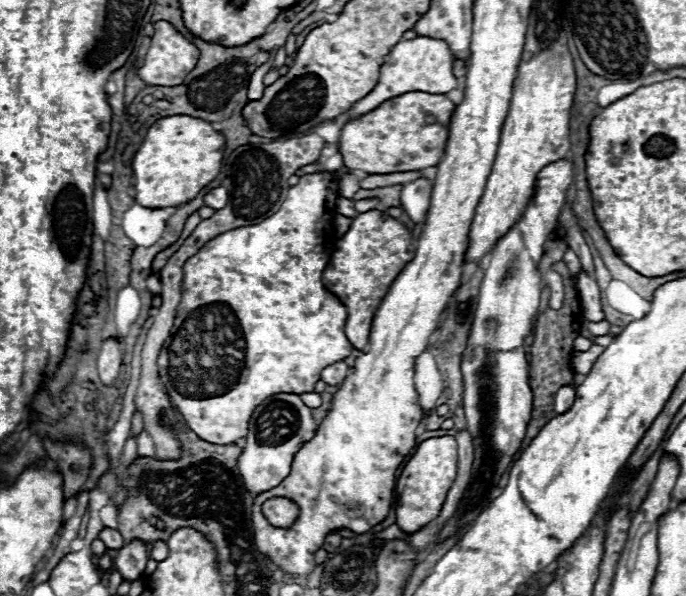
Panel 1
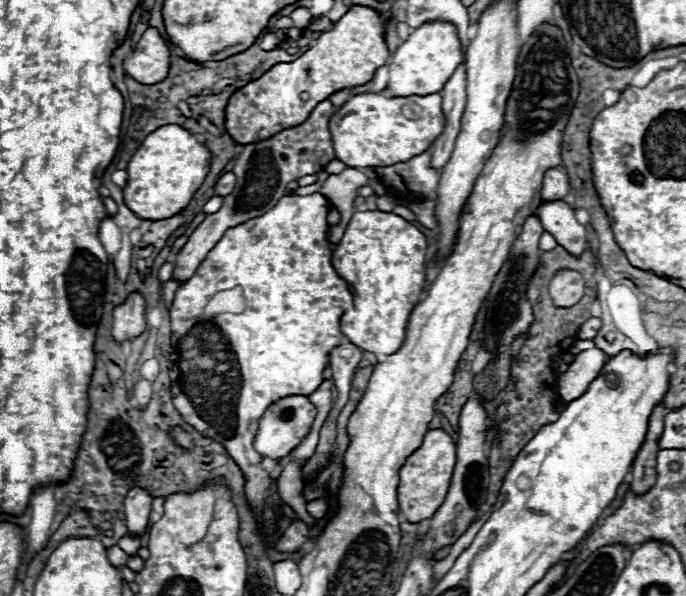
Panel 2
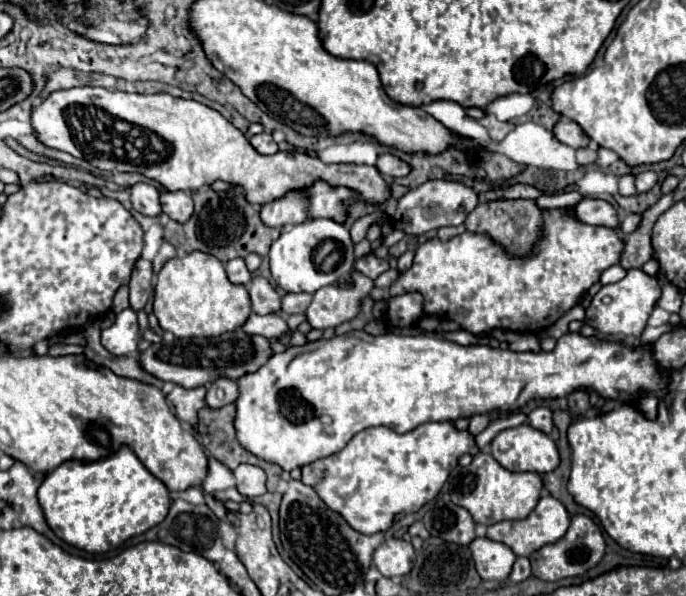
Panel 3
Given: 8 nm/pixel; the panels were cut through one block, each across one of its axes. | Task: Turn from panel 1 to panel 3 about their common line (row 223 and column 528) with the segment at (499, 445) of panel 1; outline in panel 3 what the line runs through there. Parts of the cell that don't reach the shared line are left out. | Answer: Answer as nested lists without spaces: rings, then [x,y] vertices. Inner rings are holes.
[[[544,496],[544,498],[540,498],[538,506],[530,512],[530,516],[526,520],[520,520],[520,522],[508,522],[506,520],[506,522],[492,524],[492,526],[488,526],[486,534],[488,534],[488,538],[492,538],[496,542],[506,544],[516,556],[530,556],[532,552],[540,550],[542,546],[554,544],[560,538],[564,538],[568,526],[570,526],[570,514],[564,508],[564,504],[552,496]]]

